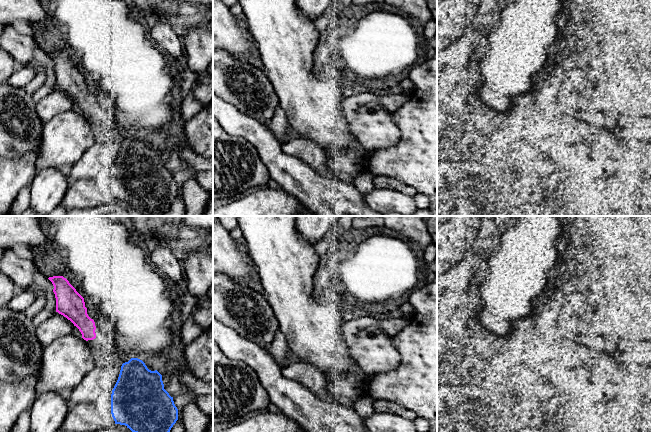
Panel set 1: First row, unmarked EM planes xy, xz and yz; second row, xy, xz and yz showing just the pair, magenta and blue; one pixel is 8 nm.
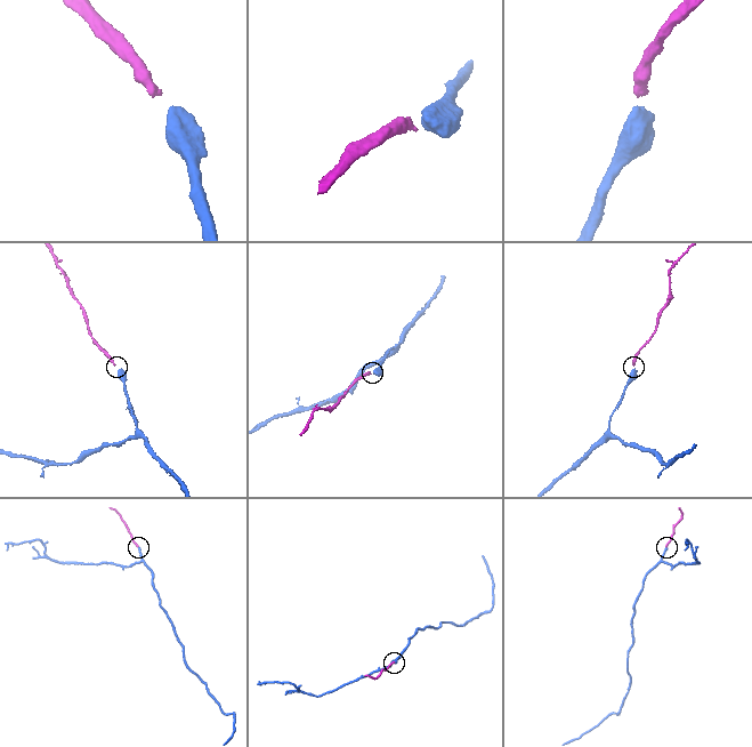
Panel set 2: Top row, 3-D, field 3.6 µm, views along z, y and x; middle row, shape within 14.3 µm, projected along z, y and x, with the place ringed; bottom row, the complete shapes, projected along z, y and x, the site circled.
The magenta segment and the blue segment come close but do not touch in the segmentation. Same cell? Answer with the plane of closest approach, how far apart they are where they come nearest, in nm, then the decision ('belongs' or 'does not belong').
xy | 300 nm | belongs

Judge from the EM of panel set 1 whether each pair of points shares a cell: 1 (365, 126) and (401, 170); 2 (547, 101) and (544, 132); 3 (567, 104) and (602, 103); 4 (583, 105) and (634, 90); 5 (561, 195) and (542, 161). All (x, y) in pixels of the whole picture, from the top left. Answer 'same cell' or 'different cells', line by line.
1: different cells
2: different cells
3: same cell
4: different cells
5: different cells

